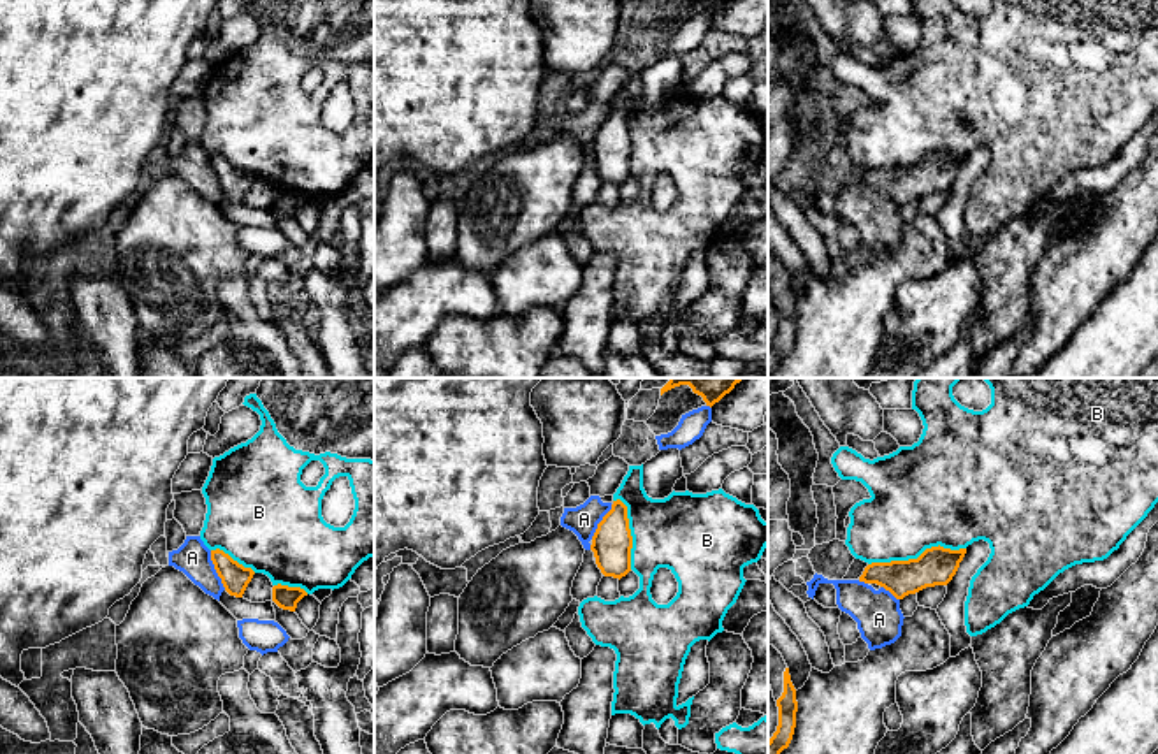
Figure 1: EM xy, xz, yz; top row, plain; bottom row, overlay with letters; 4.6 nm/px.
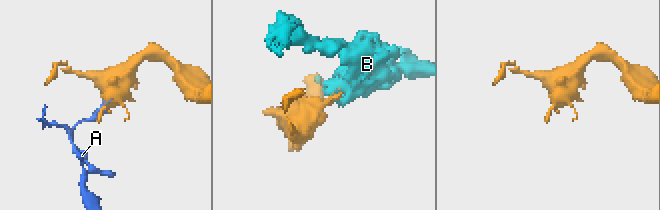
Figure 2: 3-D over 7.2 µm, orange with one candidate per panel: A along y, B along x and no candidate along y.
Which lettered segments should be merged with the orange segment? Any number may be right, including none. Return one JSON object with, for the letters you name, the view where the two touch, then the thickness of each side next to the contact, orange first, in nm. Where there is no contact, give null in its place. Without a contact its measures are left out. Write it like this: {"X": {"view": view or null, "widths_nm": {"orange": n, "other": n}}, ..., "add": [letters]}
{"add": []}

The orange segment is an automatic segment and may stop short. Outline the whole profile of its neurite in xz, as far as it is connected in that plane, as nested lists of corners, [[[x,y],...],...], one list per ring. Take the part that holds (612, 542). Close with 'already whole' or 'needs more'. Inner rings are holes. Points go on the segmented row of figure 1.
[[[617,499],[597,524],[590,550],[601,573],[620,580],[631,571],[631,548],[627,506]]]; already whole

